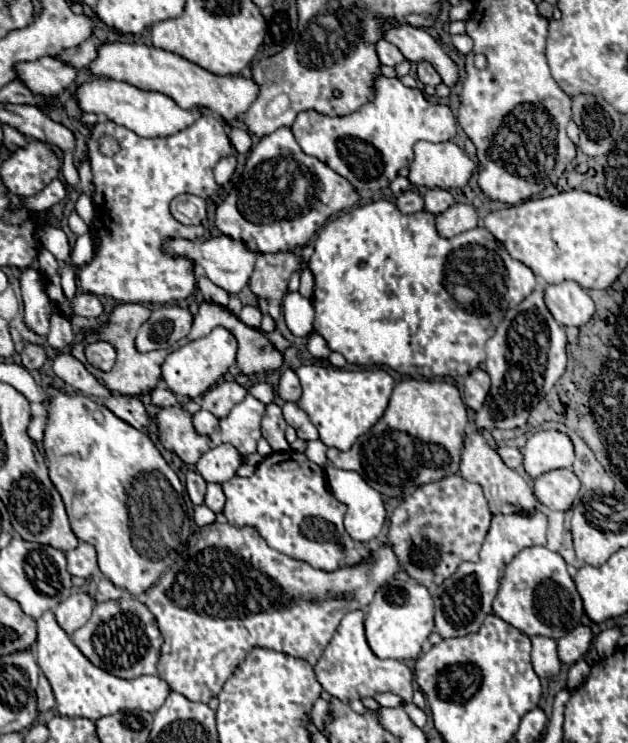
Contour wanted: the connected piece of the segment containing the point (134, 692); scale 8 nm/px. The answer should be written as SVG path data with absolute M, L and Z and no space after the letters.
M45 612L37 620L37 664L51 682L51 688L57 698L57 710L61 716L81 716L89 720L99 720L107 714L115 714L119 710L143 710L155 712L165 698L169 696L169 686L159 676L139 676L133 680L115 678L105 670L93 666L81 650L71 642L65 630L57 624L53 612Z

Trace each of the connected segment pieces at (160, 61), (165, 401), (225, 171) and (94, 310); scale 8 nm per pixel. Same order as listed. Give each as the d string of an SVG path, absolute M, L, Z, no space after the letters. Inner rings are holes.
M103 42L97 46L97 56L89 64L89 72L97 78L123 80L141 90L155 90L173 98L181 108L203 106L217 112L223 120L237 120L251 102L255 102L259 88L255 82L243 76L217 76L213 72L203 70L201 66L173 54L167 50L159 50L145 44L127 44L127 42Z
M157 386L153 392L151 392L151 400L155 406L161 406L161 408L167 408L167 406L175 406L177 404L177 396L165 388L165 386Z
M223 158L223 160L219 160L217 166L215 166L215 182L219 186L227 184L231 180L233 172L235 172L235 158Z
M75 294L71 300L71 310L77 316L85 316L85 318L99 318L103 314L103 306L97 300L97 296L93 294Z

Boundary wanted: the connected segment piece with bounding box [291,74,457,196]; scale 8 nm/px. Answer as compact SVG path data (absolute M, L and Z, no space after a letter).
M377 76L373 100L347 116L325 116L317 110L297 114L291 132L309 156L319 158L339 176L343 176L361 196L387 186L401 168L413 162L413 146L419 140L447 142L455 136L457 120L449 106L433 104L419 88L407 88L397 78Z

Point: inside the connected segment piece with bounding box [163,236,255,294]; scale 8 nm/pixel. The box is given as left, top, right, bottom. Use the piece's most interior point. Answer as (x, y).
(227, 263)

